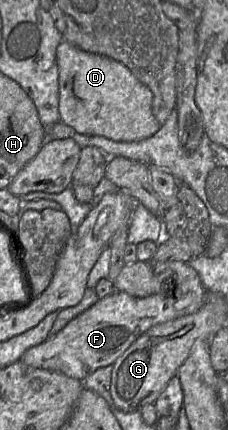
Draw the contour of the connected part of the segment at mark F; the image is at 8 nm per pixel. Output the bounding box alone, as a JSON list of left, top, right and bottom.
[19,261,207,380]

